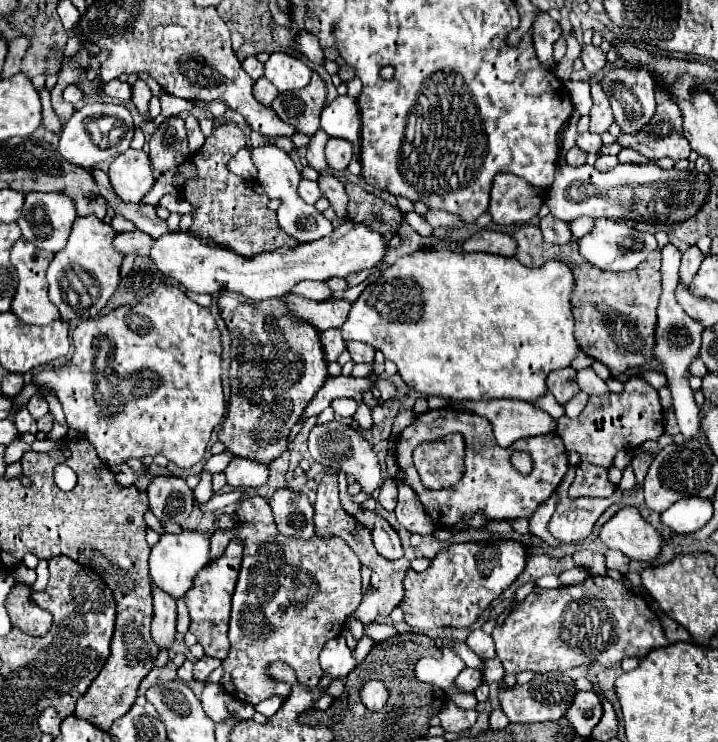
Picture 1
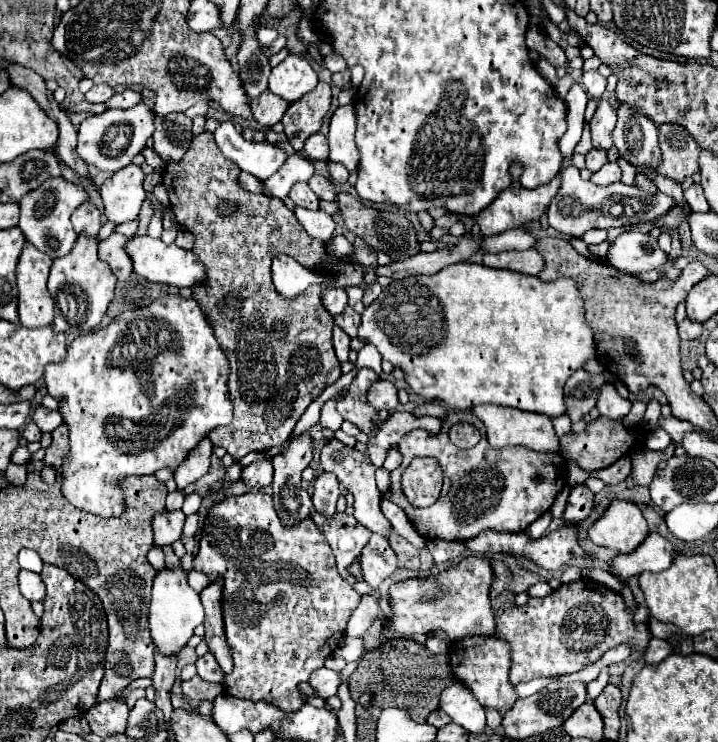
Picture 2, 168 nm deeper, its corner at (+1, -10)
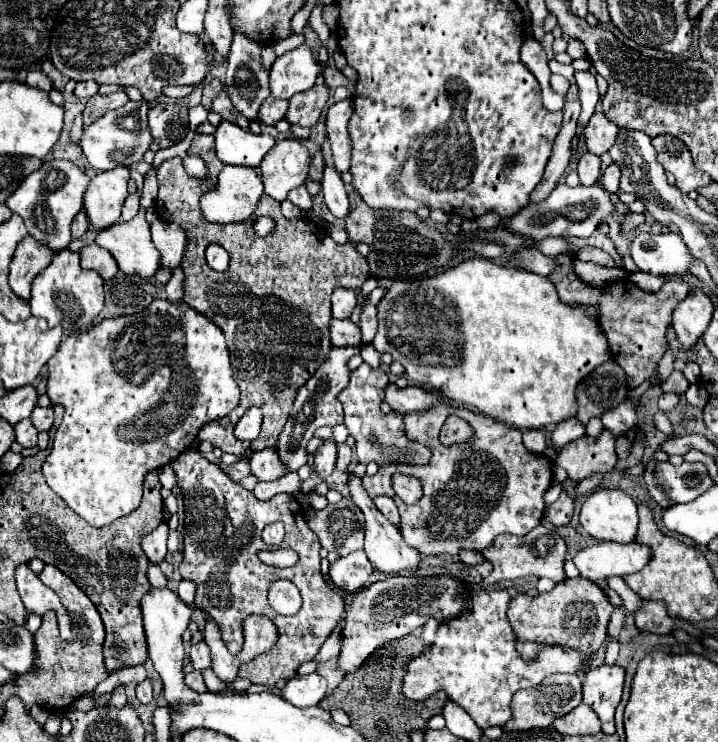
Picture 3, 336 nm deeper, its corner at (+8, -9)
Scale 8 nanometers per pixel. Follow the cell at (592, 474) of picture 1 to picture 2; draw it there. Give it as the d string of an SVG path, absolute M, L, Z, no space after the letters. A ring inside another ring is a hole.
M585 484L573 486L563 516L571 516L571 524L579 524L593 512L593 508L595 508L595 494Z

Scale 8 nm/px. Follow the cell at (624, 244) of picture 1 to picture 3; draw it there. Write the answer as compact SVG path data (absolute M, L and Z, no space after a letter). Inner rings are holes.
M640 233L630 245L630 255L640 271L662 275L664 279L686 275L694 261L678 233Z

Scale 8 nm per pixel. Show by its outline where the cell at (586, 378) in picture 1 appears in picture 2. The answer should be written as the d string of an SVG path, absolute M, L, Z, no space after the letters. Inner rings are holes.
M603 386L603 390L599 392L597 410L605 418L623 418L629 414L631 402L621 398L613 386Z

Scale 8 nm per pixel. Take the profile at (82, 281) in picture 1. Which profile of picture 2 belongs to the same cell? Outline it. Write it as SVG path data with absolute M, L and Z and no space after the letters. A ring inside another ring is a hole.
M79 234L73 250L67 256L55 260L51 266L47 288L51 298L55 300L55 320L53 320L55 332L87 334L95 330L103 320L109 302L113 300L117 278L107 266L107 262L99 258L97 254L99 242L101 240L97 236L87 238L87 234Z

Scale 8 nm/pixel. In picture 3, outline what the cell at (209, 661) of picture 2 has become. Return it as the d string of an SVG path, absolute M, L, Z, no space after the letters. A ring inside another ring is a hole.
M204 641L190 647L190 661L192 661L194 669L198 669L198 671L210 667L210 649Z

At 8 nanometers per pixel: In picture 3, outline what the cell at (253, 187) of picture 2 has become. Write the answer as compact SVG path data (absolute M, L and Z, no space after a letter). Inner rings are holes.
M224 165L218 175L218 185L214 191L202 195L200 207L208 221L212 223L236 223L246 221L254 213L260 197L264 193L264 185L260 181L260 169L244 169L244 165Z

